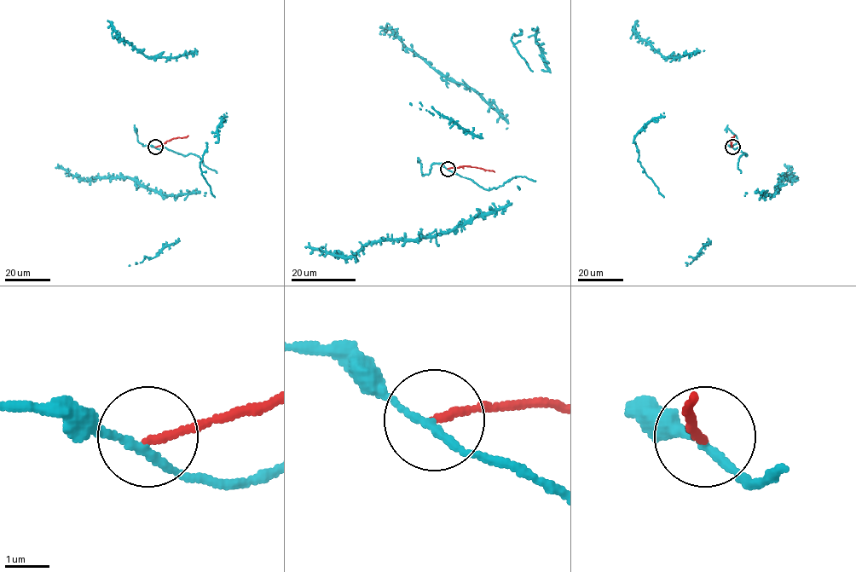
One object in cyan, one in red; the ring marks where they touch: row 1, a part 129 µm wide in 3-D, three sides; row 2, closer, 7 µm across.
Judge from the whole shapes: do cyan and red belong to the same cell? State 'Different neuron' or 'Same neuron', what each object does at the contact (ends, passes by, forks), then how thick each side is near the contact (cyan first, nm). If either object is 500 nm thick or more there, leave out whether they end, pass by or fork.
Different neuron. At the ring cyan passes by. At the ring red ends. Thickness 160 nm (cyan) against 170 nm

